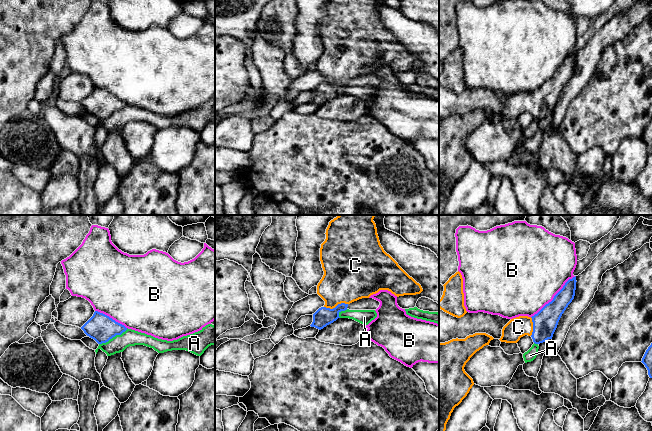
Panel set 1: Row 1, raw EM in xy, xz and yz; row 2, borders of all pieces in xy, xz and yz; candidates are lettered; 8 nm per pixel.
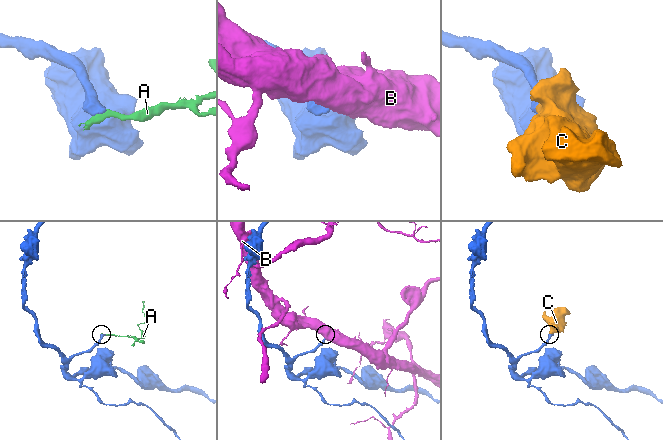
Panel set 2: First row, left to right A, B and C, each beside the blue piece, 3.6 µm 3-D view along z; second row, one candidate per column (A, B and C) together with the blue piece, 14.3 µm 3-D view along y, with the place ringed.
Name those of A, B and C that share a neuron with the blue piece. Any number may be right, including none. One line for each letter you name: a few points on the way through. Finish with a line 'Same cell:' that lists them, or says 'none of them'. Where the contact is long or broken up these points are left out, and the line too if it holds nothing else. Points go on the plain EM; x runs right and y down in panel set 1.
C: across xz (323, 92), (336, 82), (337, 66), (347, 53)
Same cell: C

